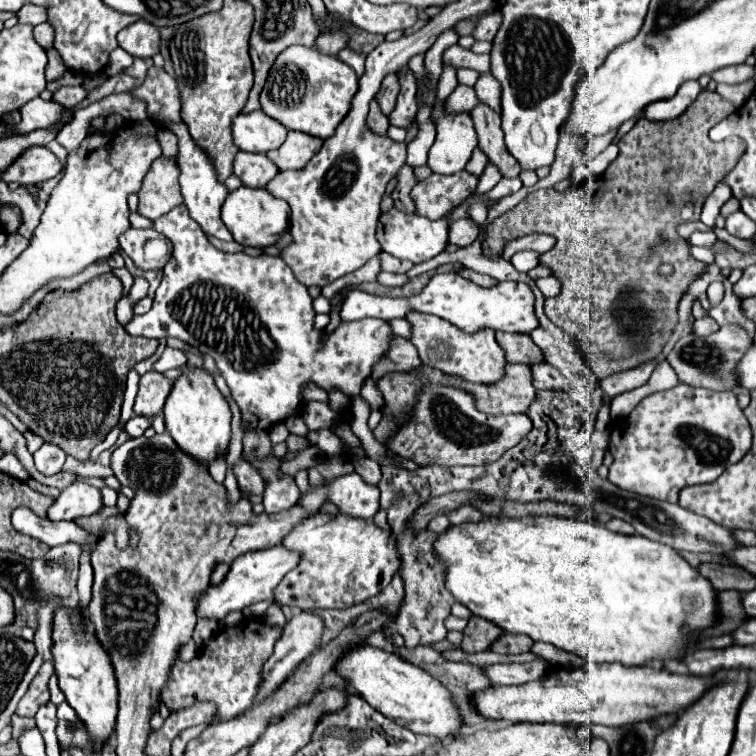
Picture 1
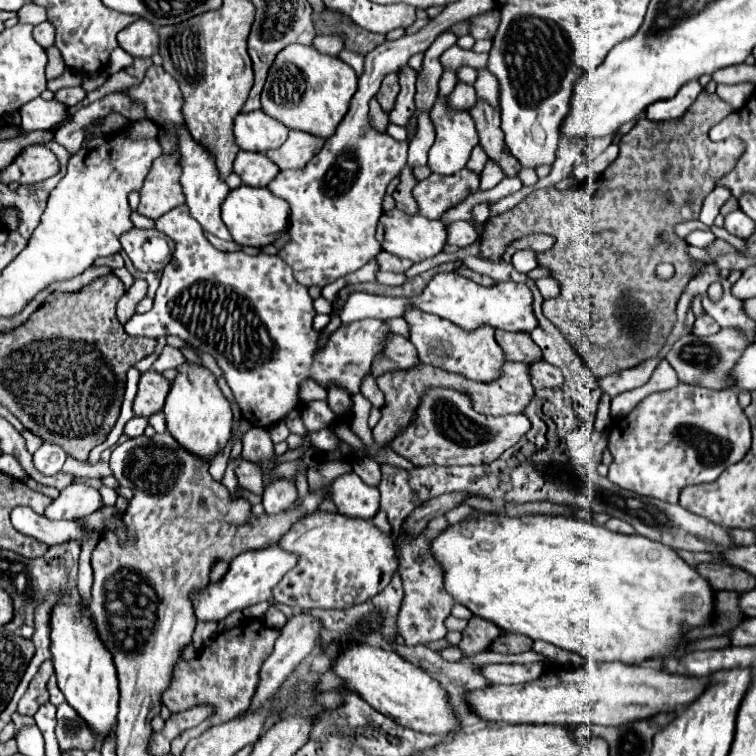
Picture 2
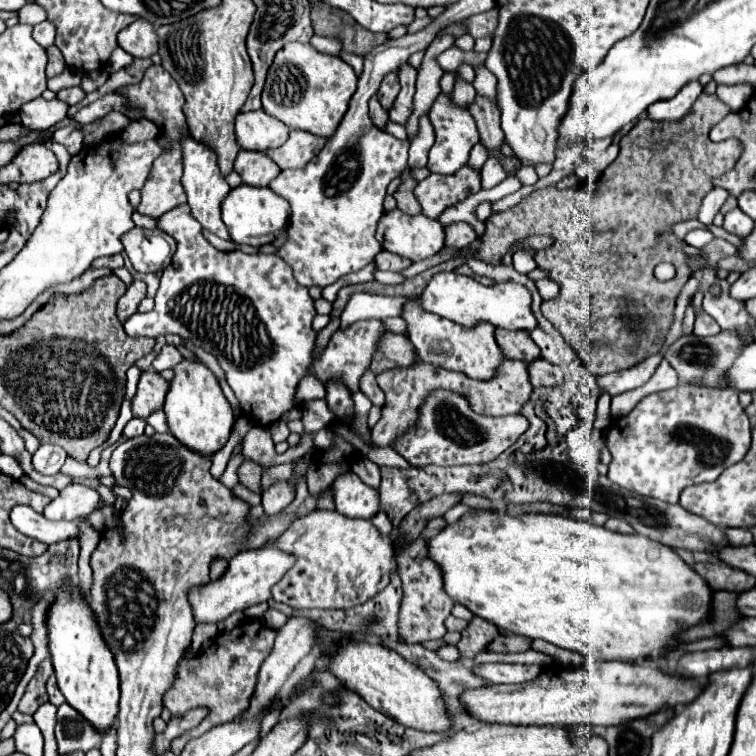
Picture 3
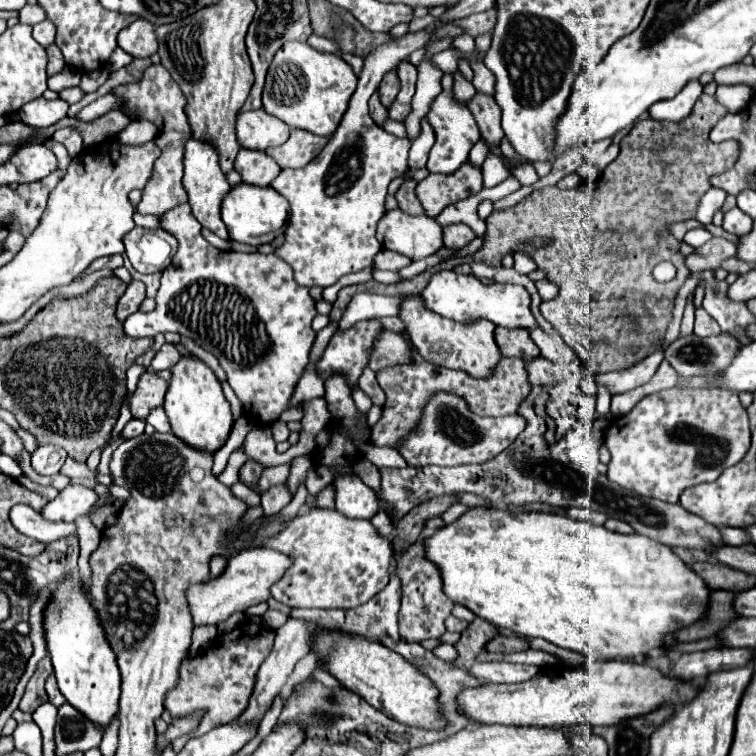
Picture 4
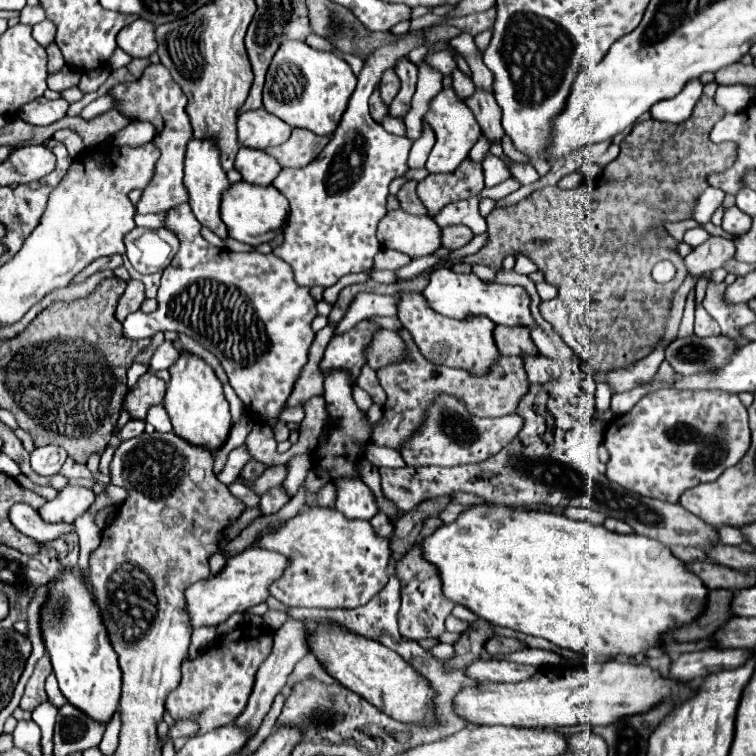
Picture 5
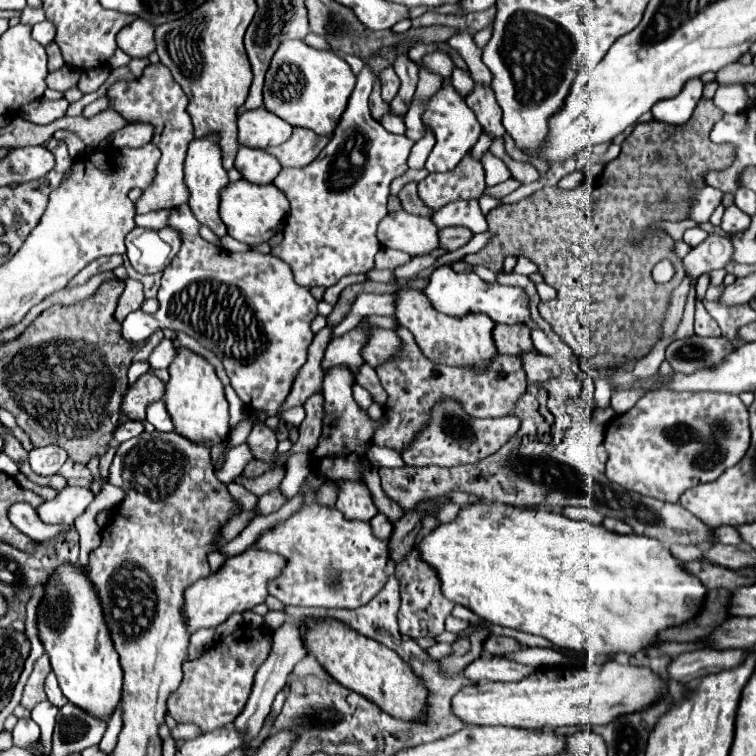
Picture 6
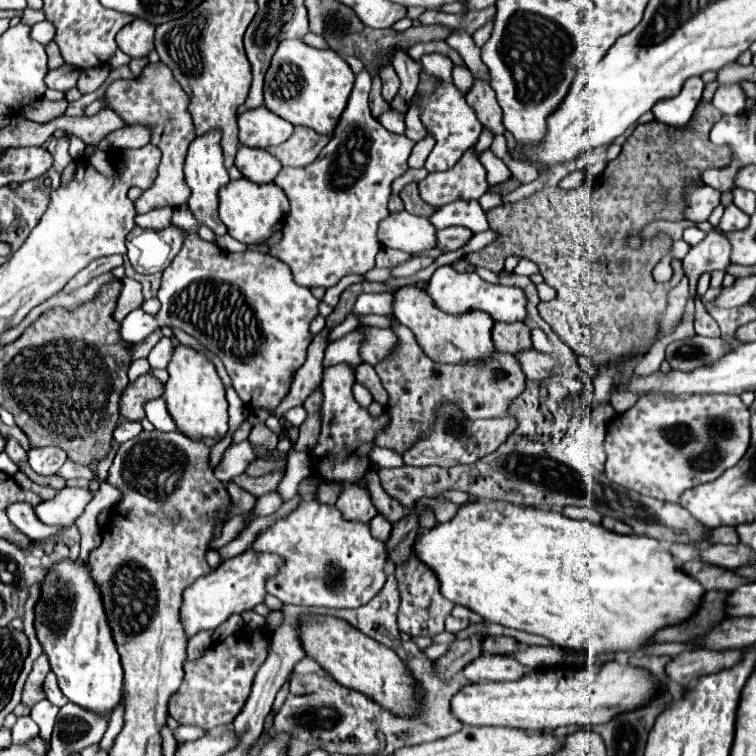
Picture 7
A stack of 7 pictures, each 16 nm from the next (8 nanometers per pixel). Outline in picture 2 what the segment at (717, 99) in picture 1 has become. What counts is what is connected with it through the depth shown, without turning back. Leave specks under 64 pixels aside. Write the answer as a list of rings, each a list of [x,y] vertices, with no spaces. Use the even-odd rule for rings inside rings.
[[[702,90],[688,112],[678,120],[652,122],[648,118],[640,118],[636,126],[620,138],[620,154],[596,180],[590,202],[582,202],[582,196],[578,196],[578,190],[574,188],[564,192],[556,188],[534,190],[518,206],[486,224],[484,244],[480,248],[484,248],[484,256],[490,260],[502,256],[506,246],[522,236],[550,234],[556,238],[556,244],[548,252],[538,254],[538,264],[548,268],[560,282],[560,294],[544,302],[544,314],[568,336],[594,376],[604,378],[608,374],[634,368],[658,356],[666,344],[676,322],[676,304],[680,294],[686,284],[704,270],[704,264],[696,262],[688,254],[688,242],[676,236],[674,226],[698,218],[702,200],[712,192],[716,180],[736,166],[736,160],[744,152],[744,143],[739,138],[722,142],[712,142],[708,138],[708,130],[730,112],[734,112],[734,108],[728,102]],[[662,262],[670,262],[674,266],[674,276],[668,280],[662,280],[656,274],[656,266]]]

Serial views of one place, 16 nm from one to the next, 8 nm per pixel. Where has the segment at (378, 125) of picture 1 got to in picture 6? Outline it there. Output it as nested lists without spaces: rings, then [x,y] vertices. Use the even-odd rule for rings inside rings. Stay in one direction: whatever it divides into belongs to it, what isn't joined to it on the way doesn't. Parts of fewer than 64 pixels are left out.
[[[376,82],[376,88],[372,90],[370,96],[370,114],[374,120],[382,120],[382,116],[388,112],[388,104],[384,104],[384,100],[380,98],[380,82]]]

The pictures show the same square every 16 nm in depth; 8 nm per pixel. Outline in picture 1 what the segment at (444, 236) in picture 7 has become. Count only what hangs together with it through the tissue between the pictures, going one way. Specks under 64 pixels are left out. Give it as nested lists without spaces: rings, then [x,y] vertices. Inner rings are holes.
[[[454,220],[450,222],[450,244],[456,246],[468,246],[472,244],[480,234],[480,226],[472,220]]]

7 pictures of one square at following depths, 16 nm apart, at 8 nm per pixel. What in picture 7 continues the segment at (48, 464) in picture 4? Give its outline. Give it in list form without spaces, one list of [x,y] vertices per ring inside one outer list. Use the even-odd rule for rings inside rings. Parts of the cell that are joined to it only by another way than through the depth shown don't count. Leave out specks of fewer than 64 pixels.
[[[46,446],[46,448],[32,448],[28,452],[28,462],[34,472],[42,476],[52,476],[60,470],[60,466],[66,462],[66,452],[56,446]]]

